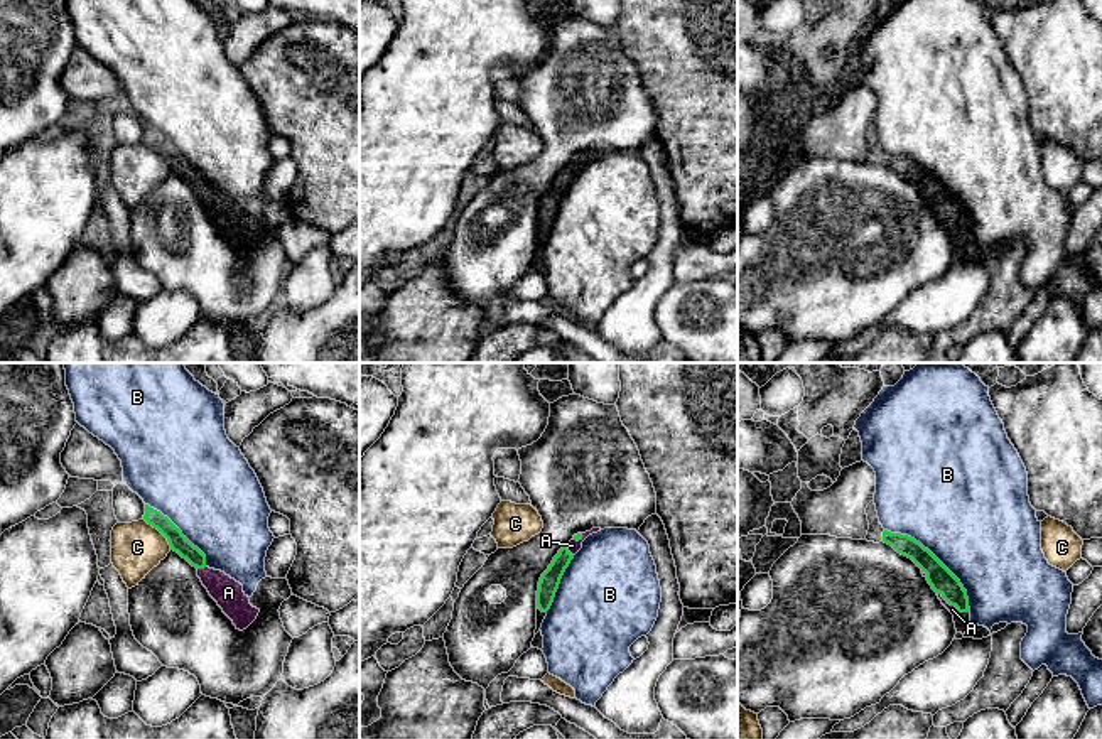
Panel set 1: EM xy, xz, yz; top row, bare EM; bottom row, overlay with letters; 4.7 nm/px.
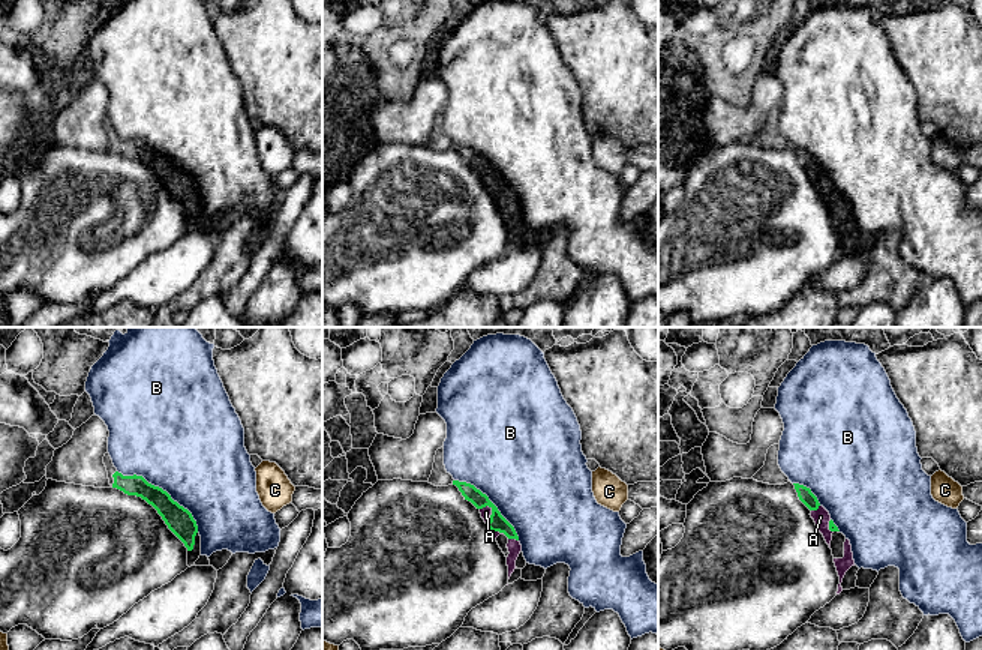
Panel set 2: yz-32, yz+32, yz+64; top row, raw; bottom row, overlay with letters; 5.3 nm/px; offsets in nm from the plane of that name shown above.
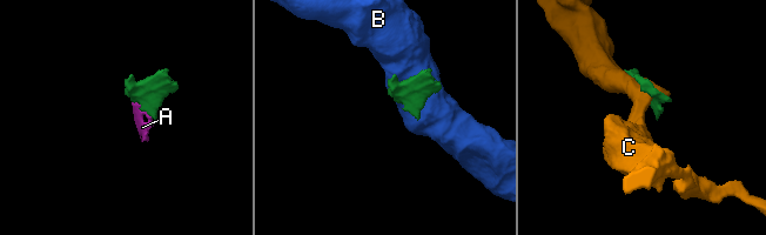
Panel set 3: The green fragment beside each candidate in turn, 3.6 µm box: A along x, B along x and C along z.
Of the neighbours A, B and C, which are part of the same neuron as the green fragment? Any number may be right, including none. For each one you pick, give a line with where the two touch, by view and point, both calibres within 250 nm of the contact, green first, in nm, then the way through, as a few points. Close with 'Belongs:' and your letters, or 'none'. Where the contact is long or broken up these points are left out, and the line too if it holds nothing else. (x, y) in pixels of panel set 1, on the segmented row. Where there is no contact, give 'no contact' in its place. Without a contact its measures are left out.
A: meets green in xz at (567, 550); 100 nm thick on the green side, 60 nm on the other; runs through xz (549, 582), (567, 550), (572, 545)
Belongs: A

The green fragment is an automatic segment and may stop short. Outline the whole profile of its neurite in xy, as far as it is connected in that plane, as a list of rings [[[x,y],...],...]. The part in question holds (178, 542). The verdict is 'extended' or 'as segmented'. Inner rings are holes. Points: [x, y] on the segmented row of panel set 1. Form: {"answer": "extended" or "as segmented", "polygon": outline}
{"answer": "extended", "polygon": [[[145,504],[143,520],[167,538],[170,550],[177,552],[197,569],[197,577],[203,585],[233,621],[236,629],[243,631],[257,619],[260,609],[250,604],[250,597],[243,592],[243,585],[224,572],[209,569],[206,565],[206,555],[194,547],[167,516]]]}

